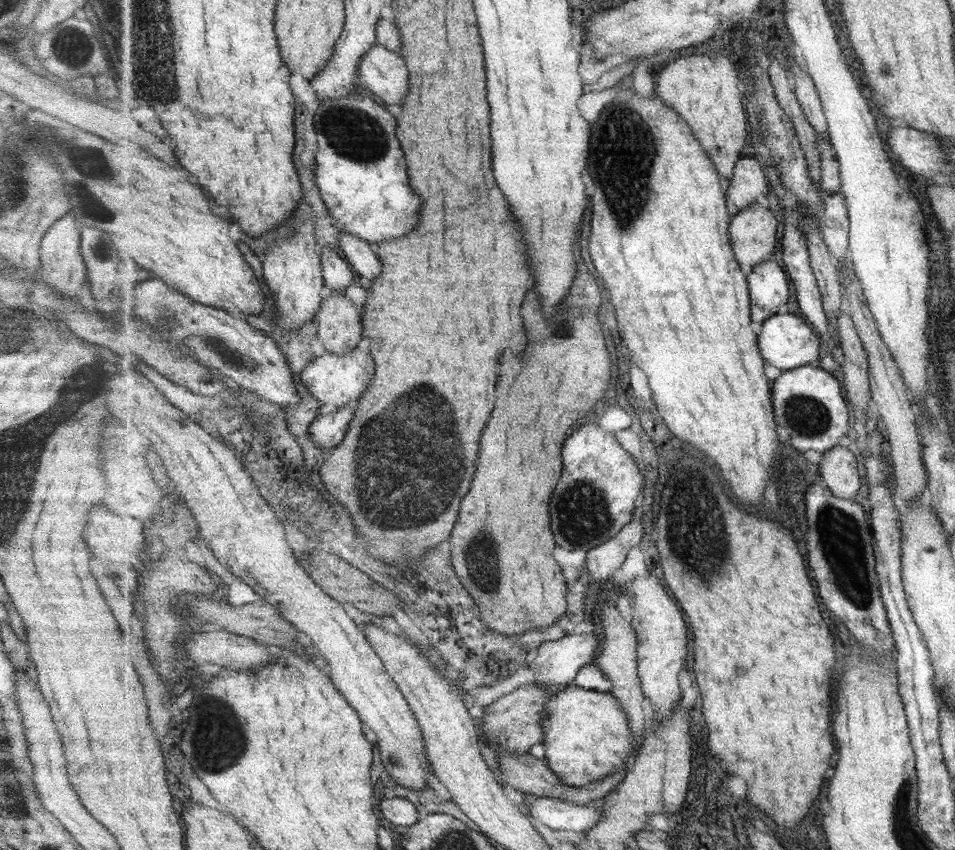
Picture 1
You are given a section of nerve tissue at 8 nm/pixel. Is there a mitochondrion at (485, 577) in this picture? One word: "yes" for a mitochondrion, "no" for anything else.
yes

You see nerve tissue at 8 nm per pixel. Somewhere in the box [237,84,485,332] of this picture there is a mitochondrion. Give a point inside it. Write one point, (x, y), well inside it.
(360, 136)

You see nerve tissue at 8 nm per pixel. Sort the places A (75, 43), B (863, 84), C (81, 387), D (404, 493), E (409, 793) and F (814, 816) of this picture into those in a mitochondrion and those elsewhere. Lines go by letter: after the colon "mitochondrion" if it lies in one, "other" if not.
A: mitochondrion
B: other
C: mitochondrion
D: mitochondrion
E: other
F: other

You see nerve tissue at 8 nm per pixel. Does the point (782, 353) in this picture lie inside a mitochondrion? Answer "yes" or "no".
no

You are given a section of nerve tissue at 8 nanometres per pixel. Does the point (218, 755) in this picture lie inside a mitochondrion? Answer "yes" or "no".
yes

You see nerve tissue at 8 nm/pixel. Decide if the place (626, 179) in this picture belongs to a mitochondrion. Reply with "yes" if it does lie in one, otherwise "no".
yes

